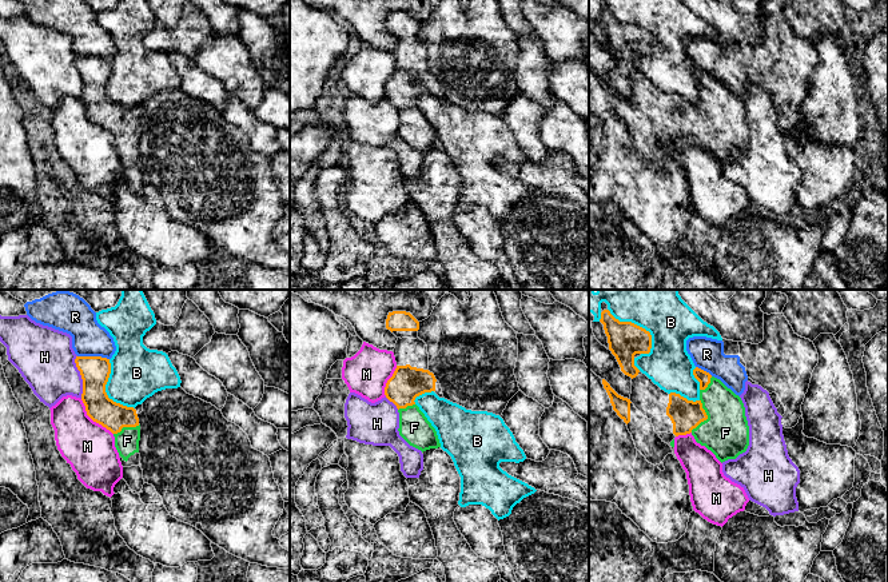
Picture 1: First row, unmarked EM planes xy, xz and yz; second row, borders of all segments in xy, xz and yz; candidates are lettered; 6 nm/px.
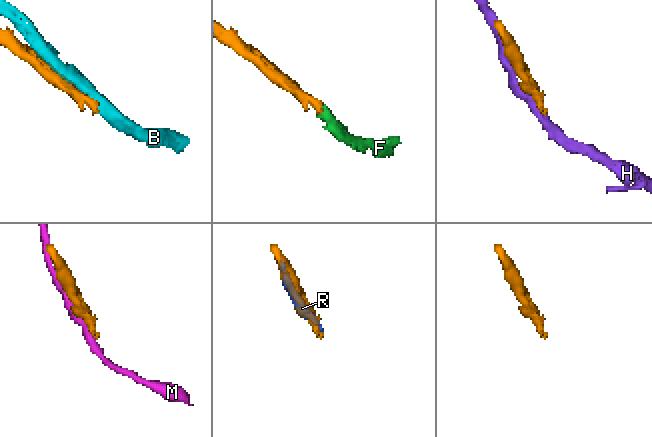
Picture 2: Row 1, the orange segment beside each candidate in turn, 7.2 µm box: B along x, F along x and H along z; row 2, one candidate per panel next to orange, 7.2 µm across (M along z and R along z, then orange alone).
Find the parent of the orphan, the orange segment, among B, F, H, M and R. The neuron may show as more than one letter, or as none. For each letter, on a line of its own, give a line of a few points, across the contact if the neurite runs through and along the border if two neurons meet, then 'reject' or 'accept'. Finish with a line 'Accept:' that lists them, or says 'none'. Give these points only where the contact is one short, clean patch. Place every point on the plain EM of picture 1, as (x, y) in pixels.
B: reject
F: accept
H: reject
M: reject
R: reject
Accept: F

